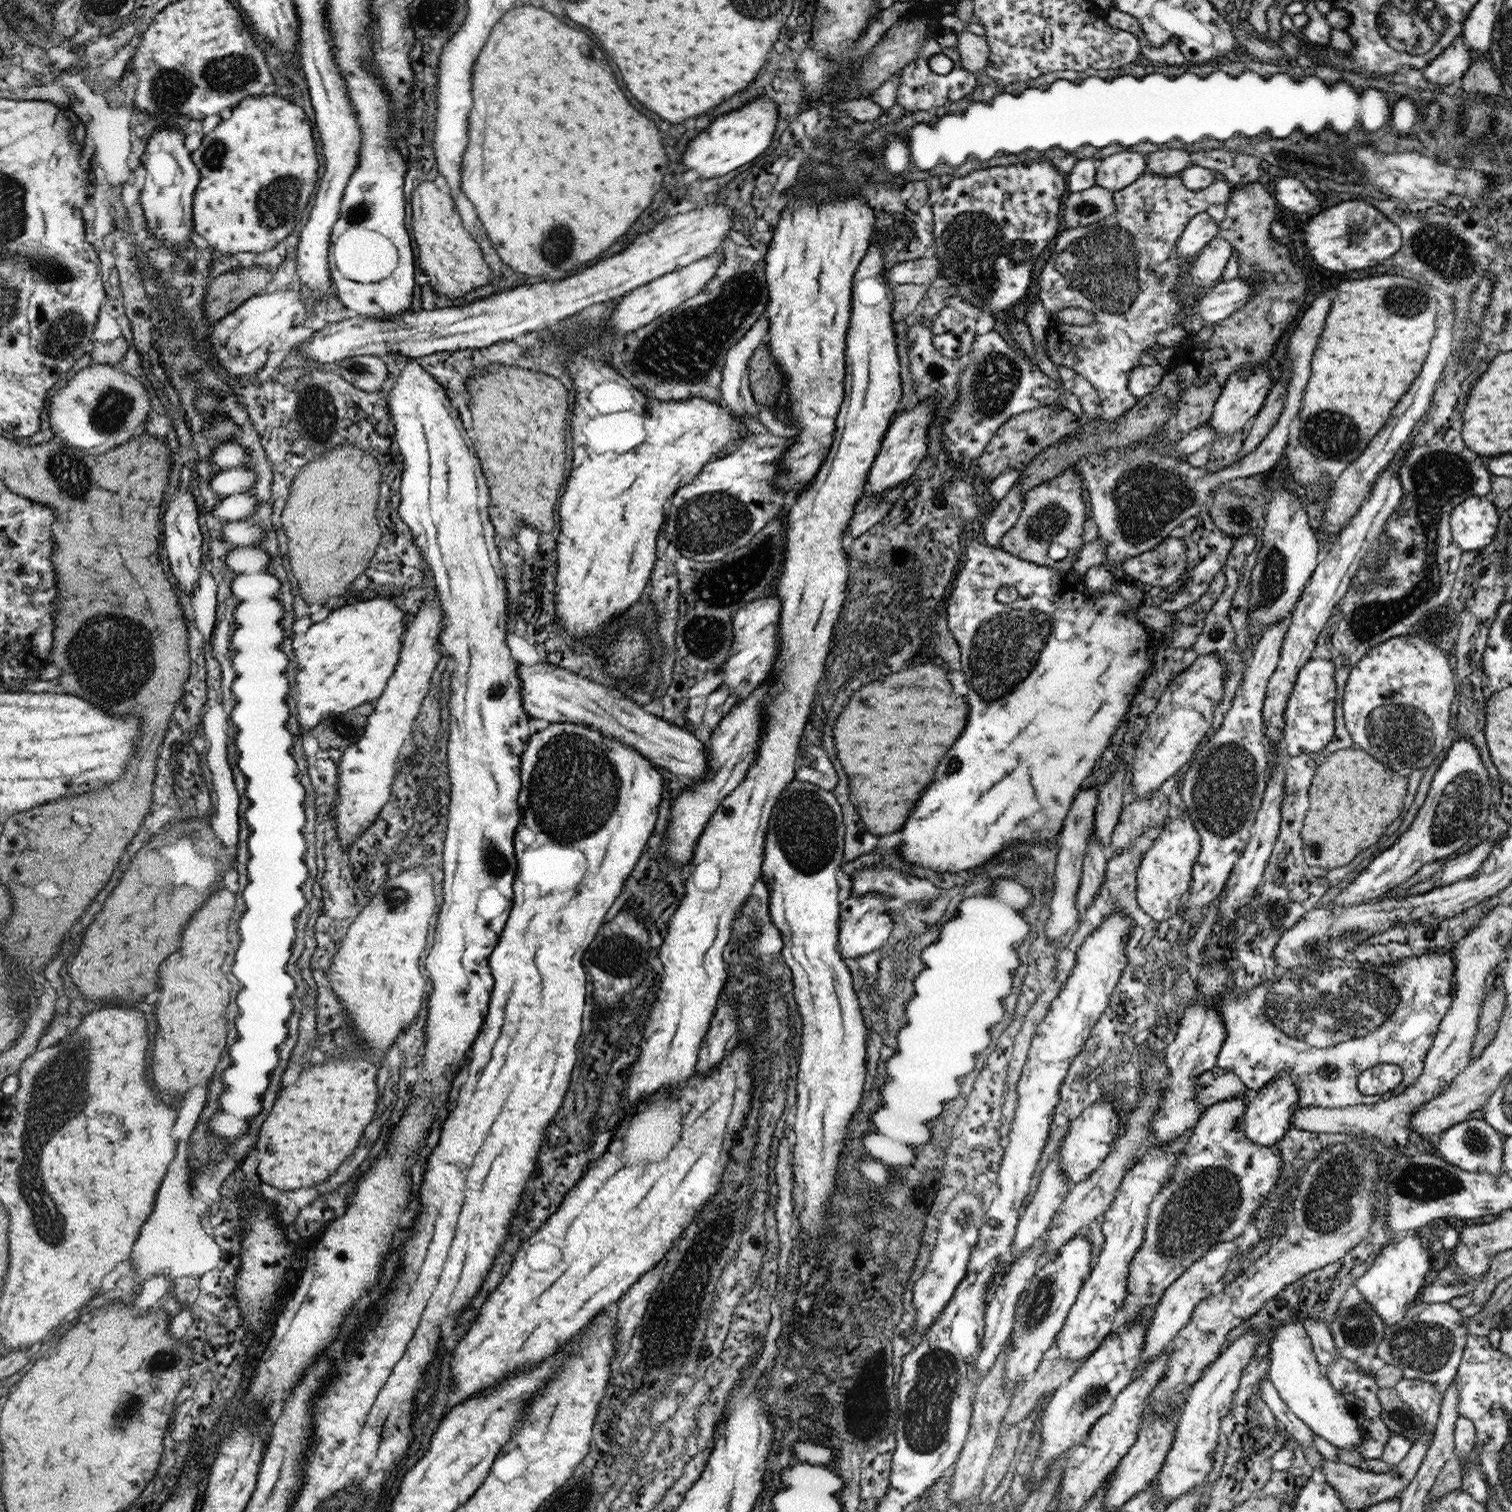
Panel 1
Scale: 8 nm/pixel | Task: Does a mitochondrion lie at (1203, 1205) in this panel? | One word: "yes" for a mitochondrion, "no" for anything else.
yes

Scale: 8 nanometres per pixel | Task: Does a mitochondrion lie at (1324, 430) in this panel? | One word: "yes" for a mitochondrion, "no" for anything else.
yes

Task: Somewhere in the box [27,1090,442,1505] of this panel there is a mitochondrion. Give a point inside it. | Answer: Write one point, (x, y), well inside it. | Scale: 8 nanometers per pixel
(127, 1412)

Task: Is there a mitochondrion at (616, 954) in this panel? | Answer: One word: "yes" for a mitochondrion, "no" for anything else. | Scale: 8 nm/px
yes

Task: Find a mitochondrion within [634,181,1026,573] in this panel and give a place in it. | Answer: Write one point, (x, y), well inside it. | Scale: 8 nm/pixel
(709, 521)

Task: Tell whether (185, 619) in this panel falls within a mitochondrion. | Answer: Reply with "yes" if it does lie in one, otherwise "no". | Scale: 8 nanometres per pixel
no

